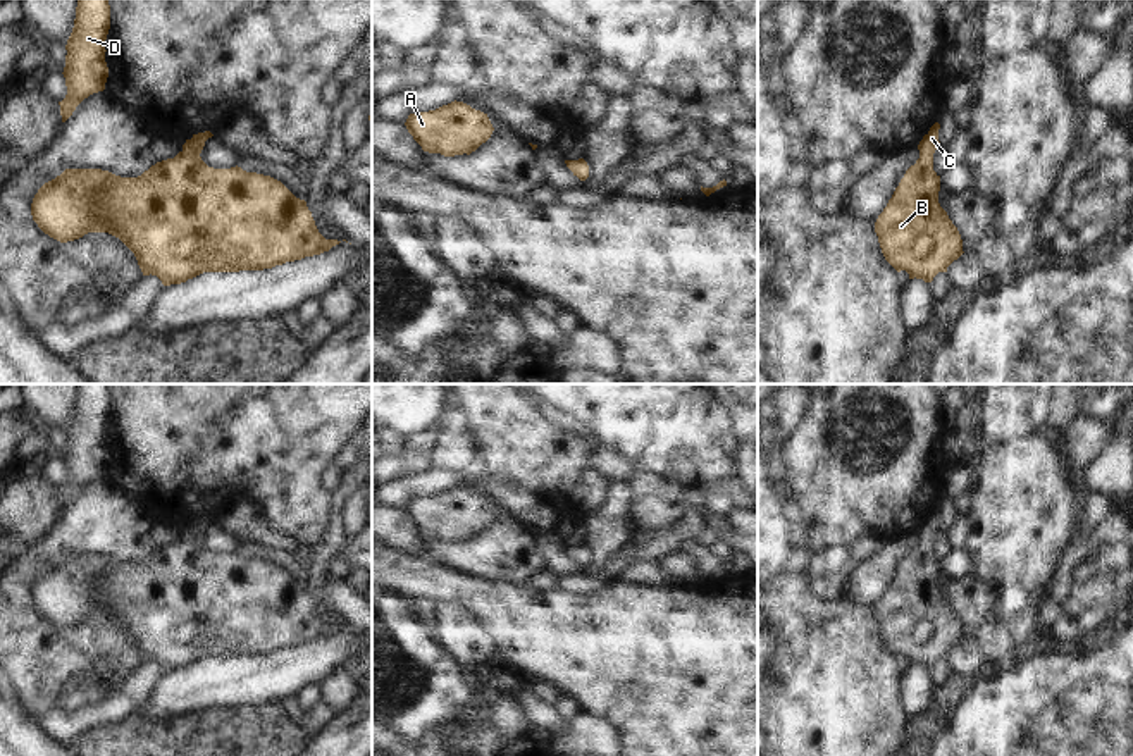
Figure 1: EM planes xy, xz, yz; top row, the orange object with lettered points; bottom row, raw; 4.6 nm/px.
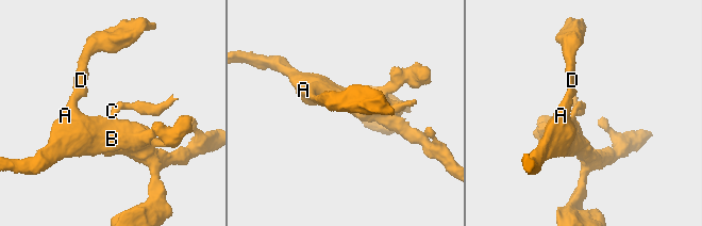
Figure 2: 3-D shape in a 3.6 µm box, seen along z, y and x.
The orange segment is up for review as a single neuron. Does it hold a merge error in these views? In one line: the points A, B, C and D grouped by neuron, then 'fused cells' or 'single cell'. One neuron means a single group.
A B C D; single cell

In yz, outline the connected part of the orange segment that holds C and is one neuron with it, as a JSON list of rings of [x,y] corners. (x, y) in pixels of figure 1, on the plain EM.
[[[935,508],[918,530],[919,544],[911,551],[883,598],[875,608],[875,618],[885,646],[897,656],[906,656],[909,665],[932,668],[938,658],[957,646],[963,637],[963,625],[947,598],[938,589],[940,561],[933,556],[933,539],[938,527],[940,510]]]

